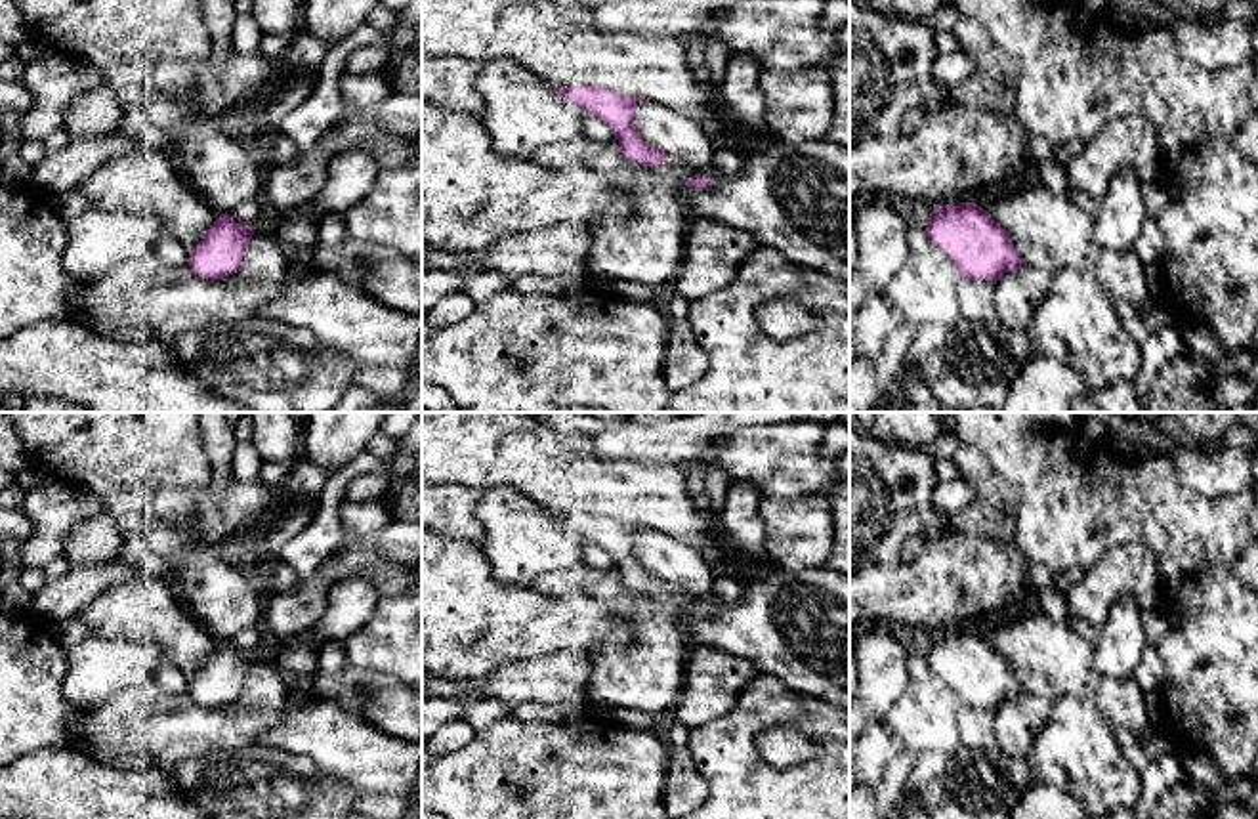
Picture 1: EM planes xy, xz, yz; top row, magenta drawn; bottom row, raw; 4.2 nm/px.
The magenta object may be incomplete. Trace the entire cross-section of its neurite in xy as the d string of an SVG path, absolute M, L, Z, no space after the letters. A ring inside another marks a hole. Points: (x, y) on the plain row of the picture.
M220 643L189 682L189 695L202 706L223 706L241 693L252 657L237 651L231 643Z

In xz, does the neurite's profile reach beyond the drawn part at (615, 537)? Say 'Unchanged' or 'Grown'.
Unchanged

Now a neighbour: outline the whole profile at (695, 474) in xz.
M693 464L685 468L687 493L695 498L704 493L706 464Z

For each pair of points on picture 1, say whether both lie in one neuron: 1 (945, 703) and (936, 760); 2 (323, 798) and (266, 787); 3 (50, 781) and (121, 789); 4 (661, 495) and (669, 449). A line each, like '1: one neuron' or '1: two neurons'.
1: two neurons
2: one neuron
3: one neuron
4: two neurons

